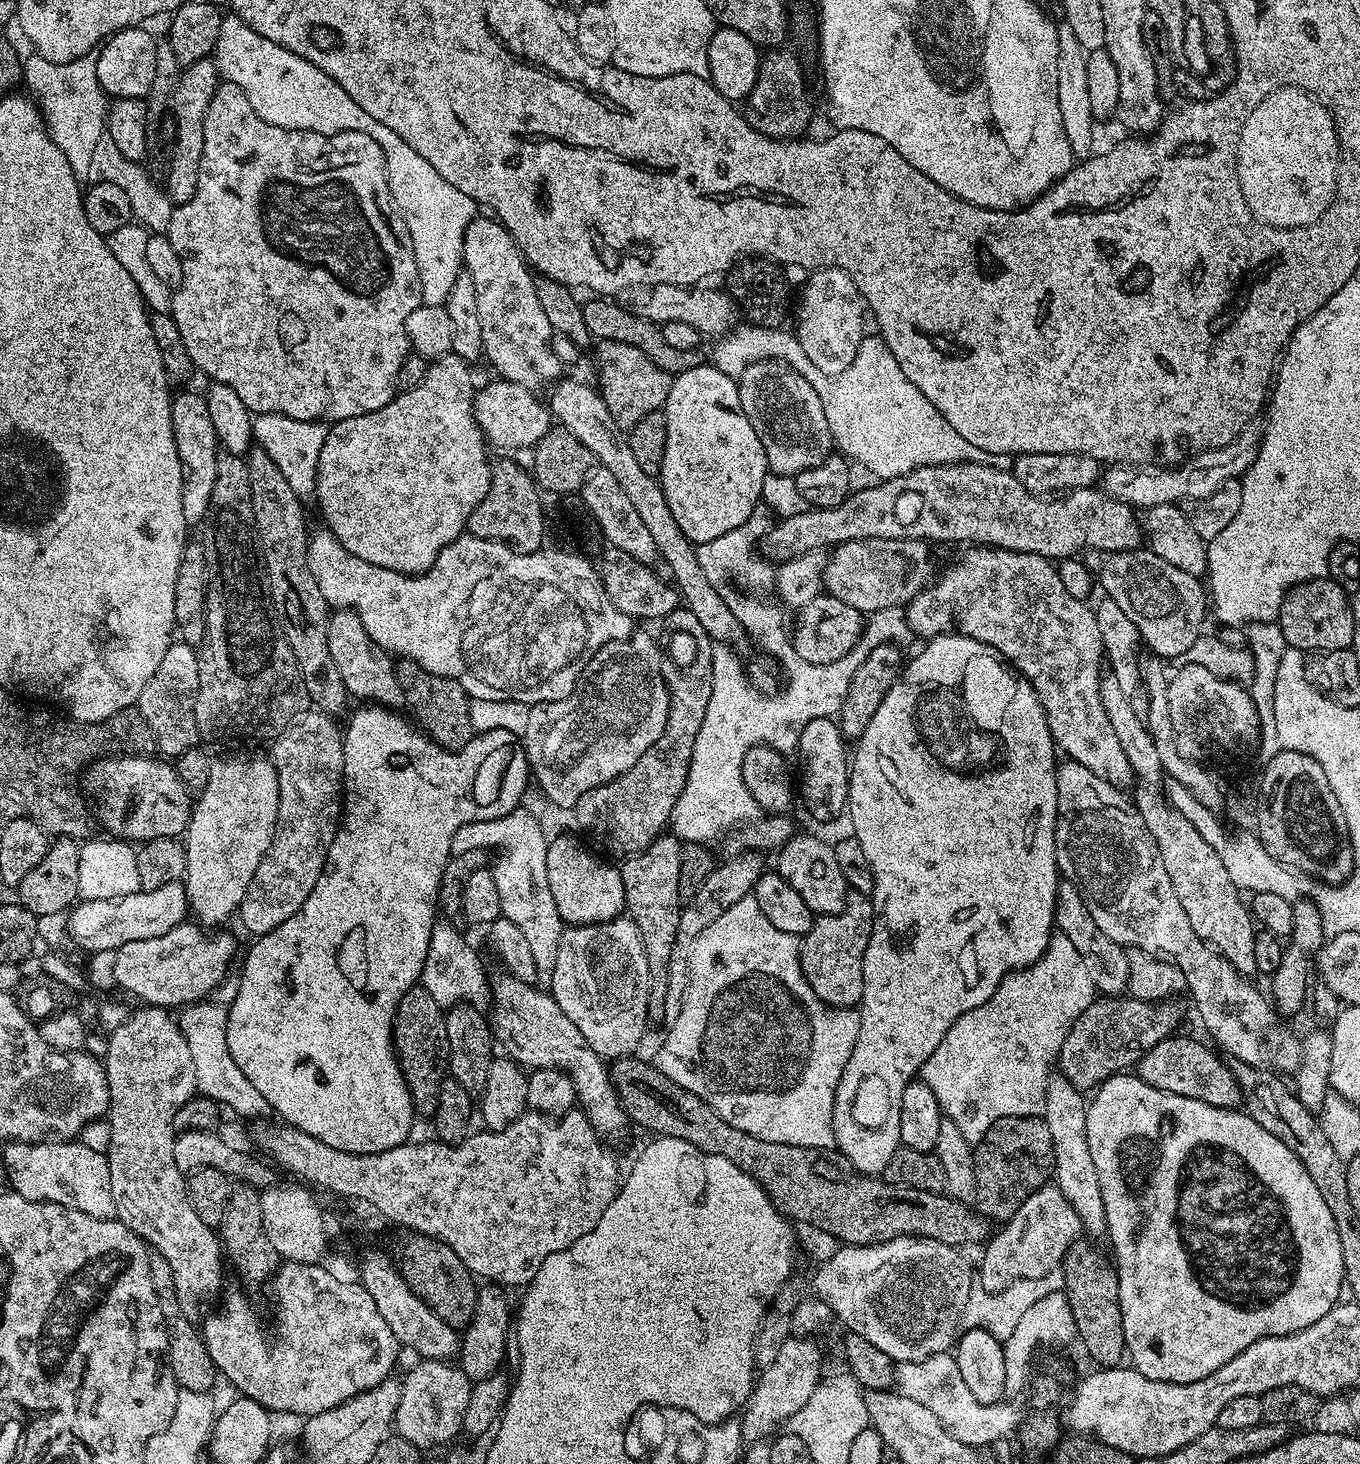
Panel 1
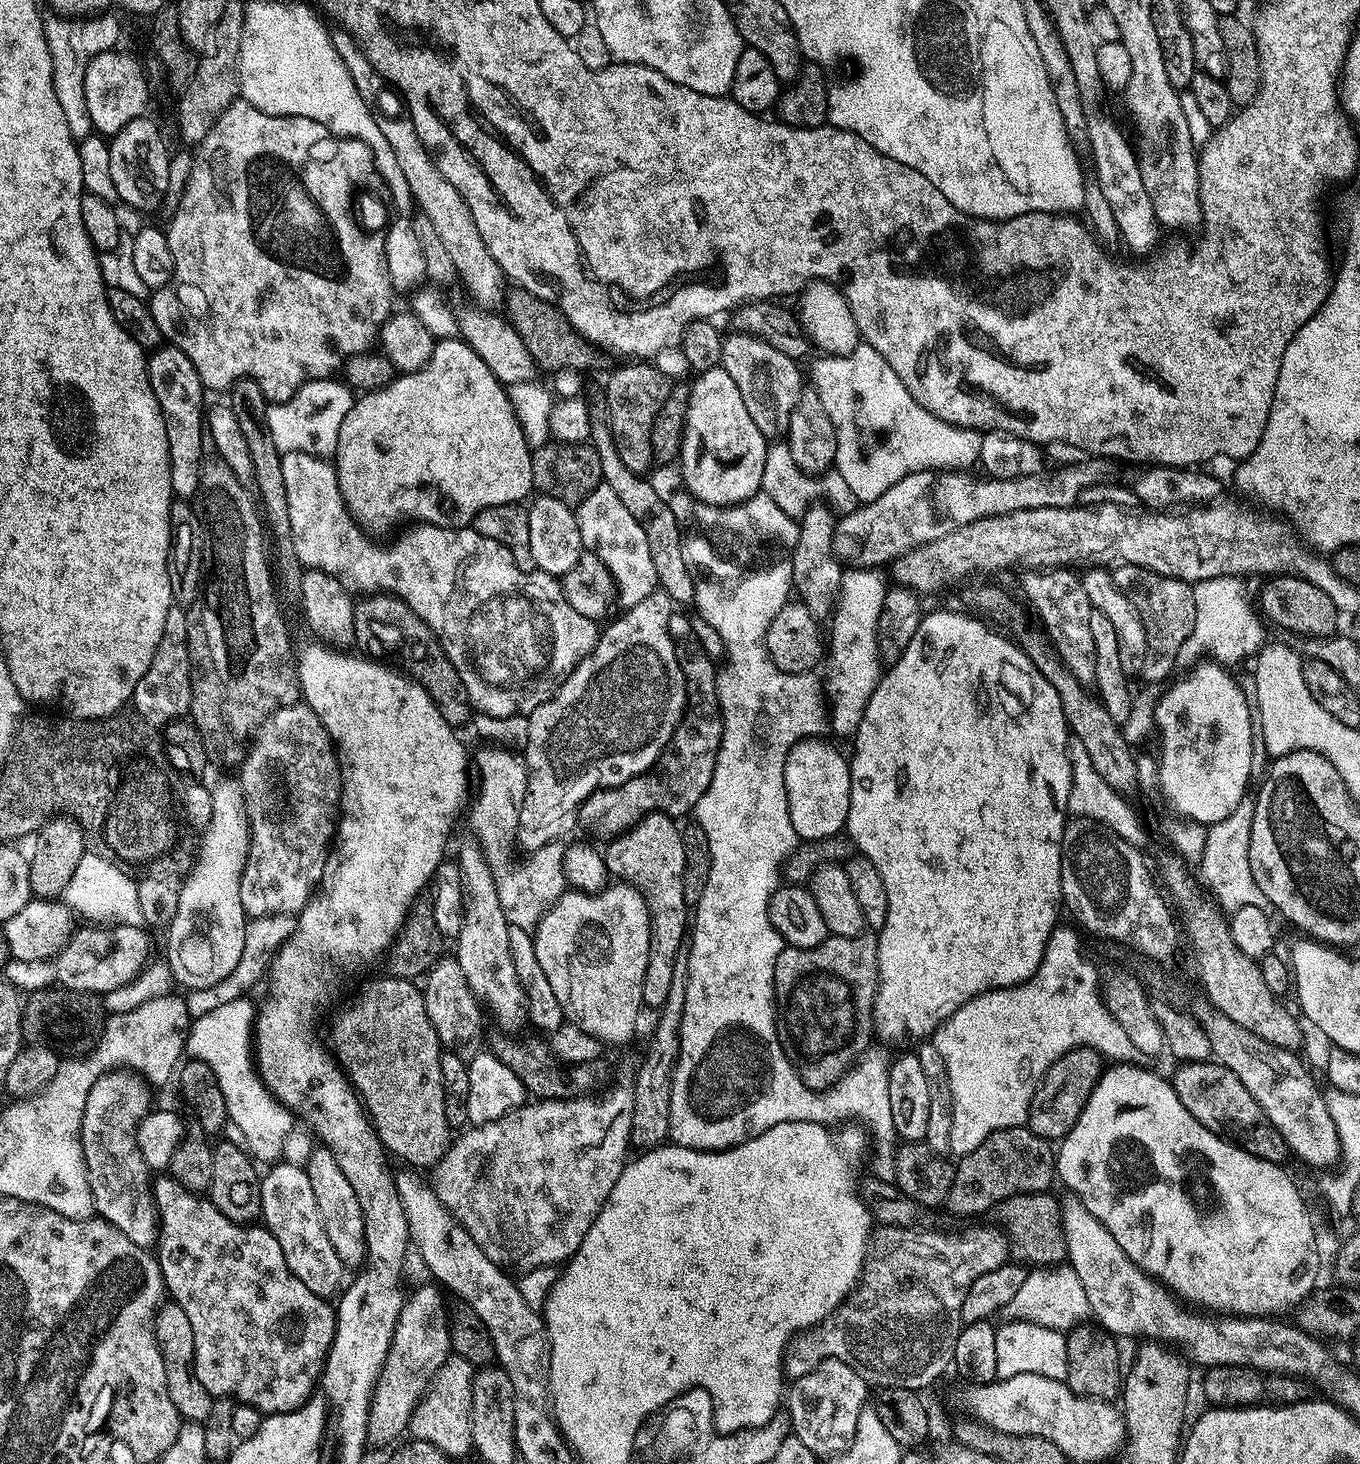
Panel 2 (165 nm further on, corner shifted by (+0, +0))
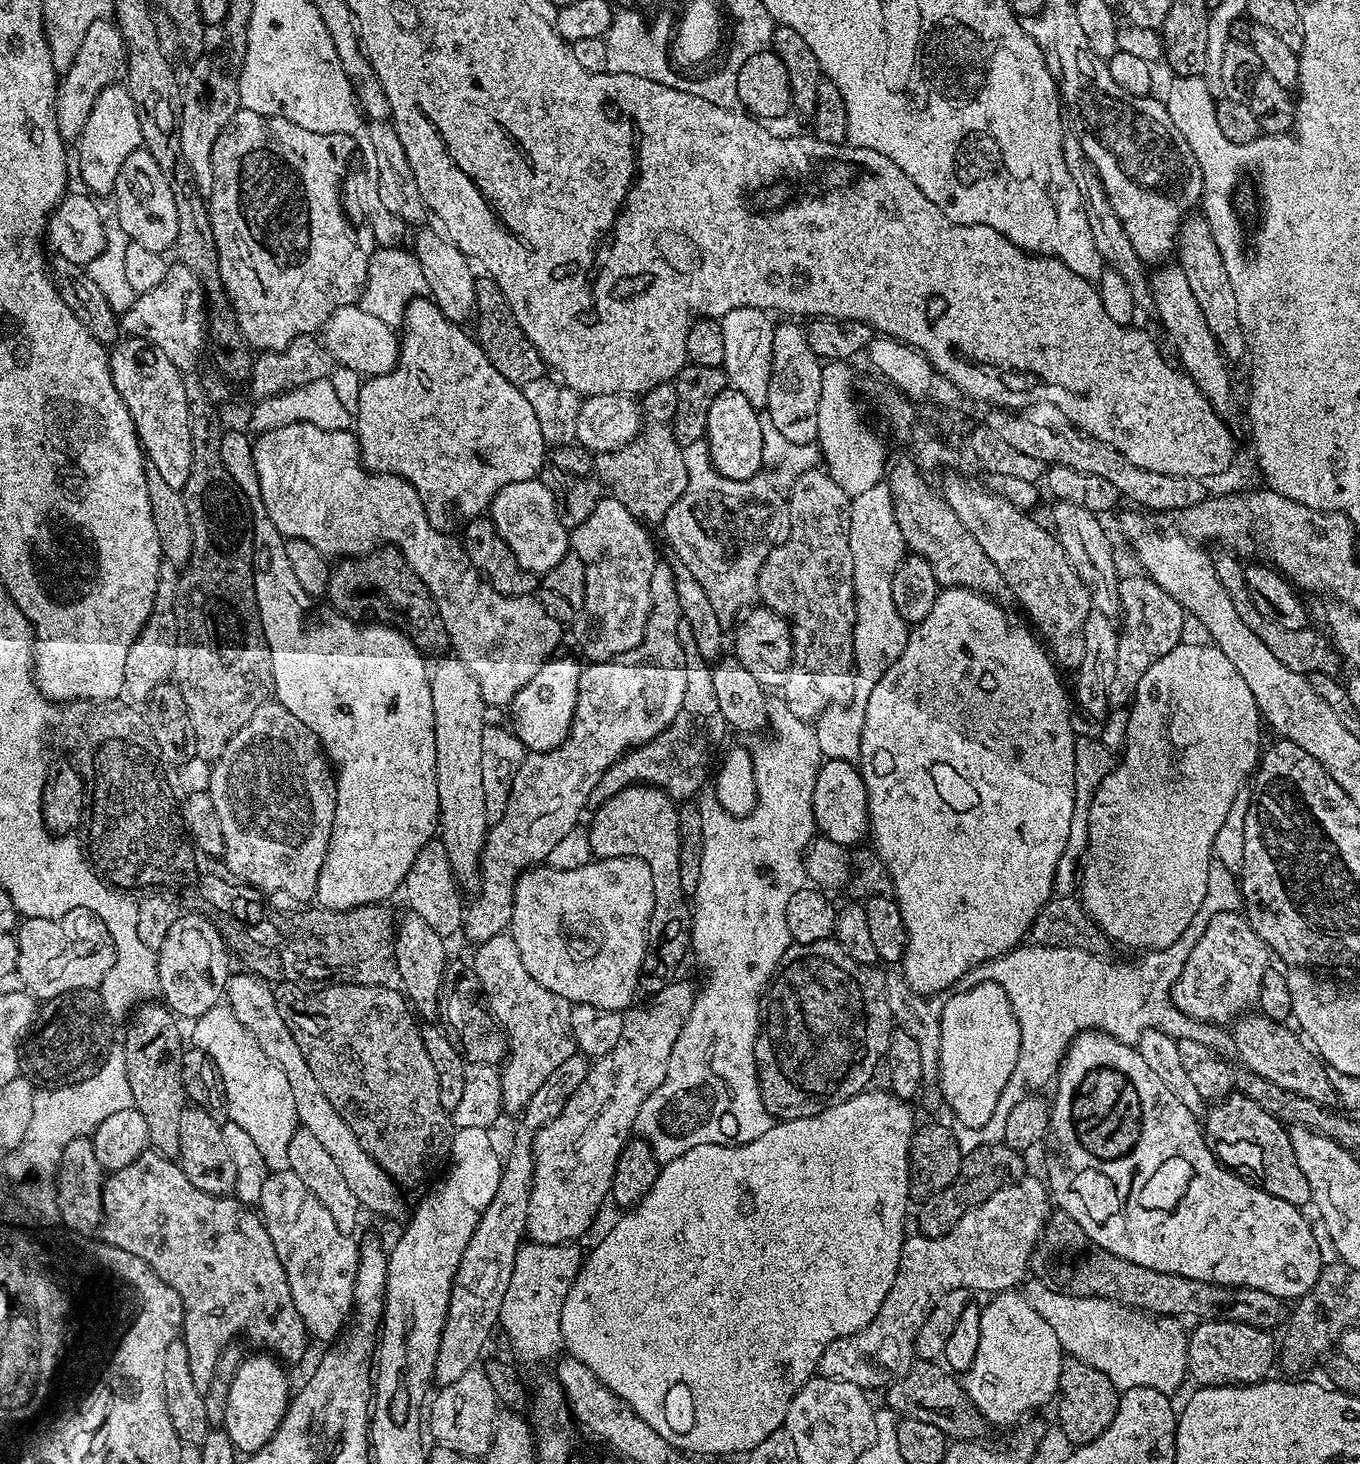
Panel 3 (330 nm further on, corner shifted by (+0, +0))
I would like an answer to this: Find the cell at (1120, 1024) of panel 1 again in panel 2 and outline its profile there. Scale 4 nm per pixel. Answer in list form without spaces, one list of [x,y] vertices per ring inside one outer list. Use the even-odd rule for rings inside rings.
[[[1081,1046],[1063,1052],[1048,1067],[1044,1079],[1036,1089],[1036,1097],[1028,1107],[1026,1127],[1046,1141],[1059,1142],[1063,1140],[1065,1134],[1074,1126],[1074,1122],[1078,1122],[1094,1086],[1106,1071],[1105,1065],[1102,1066],[1100,1063],[1102,1063],[1102,1057],[1093,1048]]]

